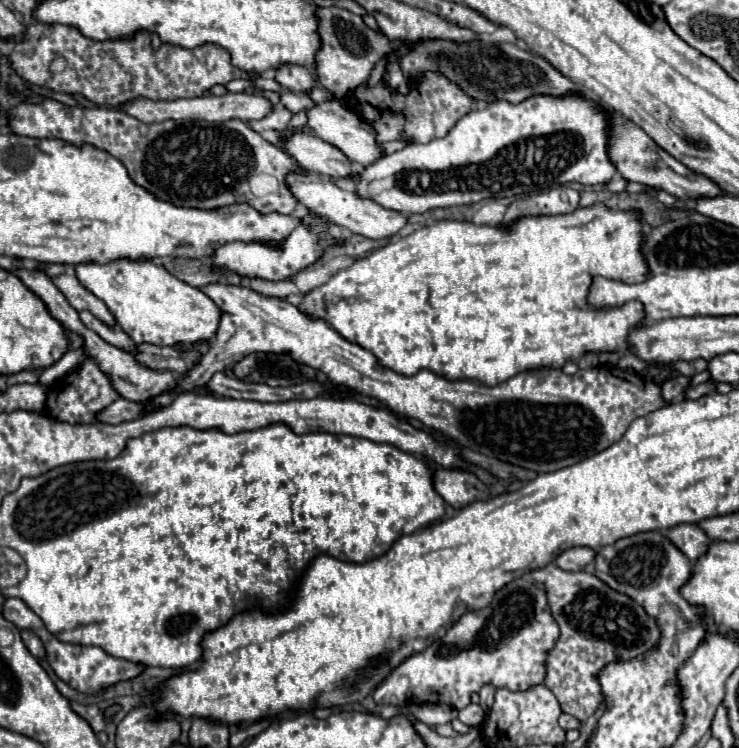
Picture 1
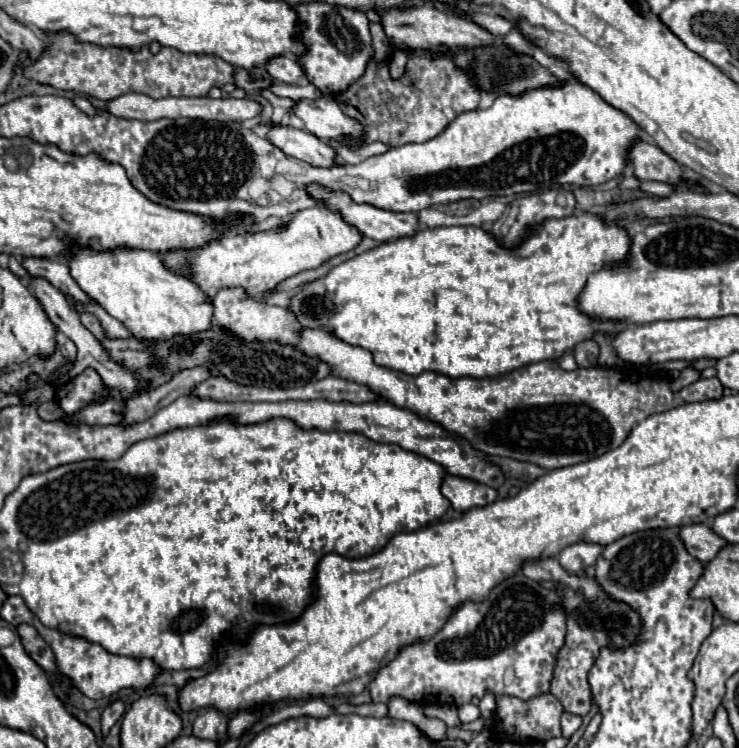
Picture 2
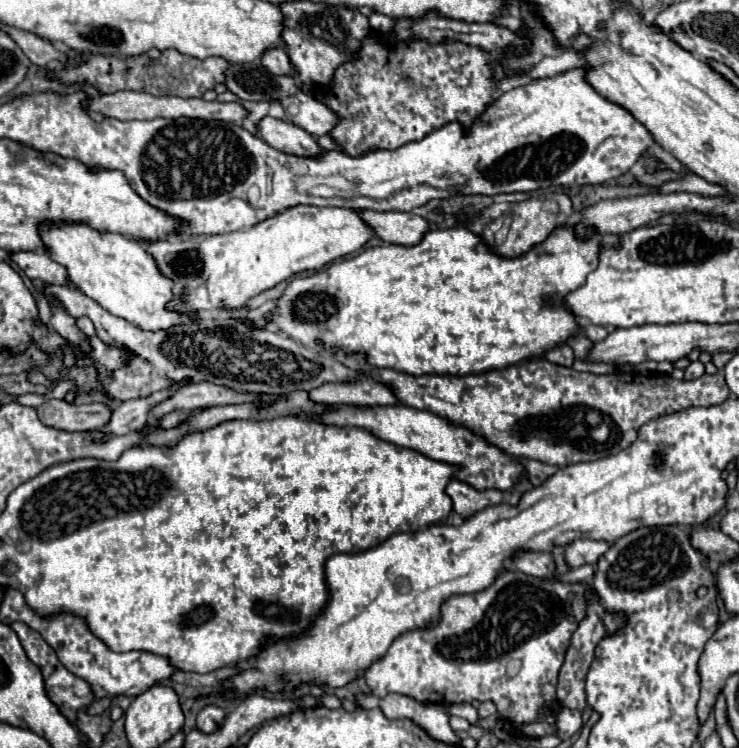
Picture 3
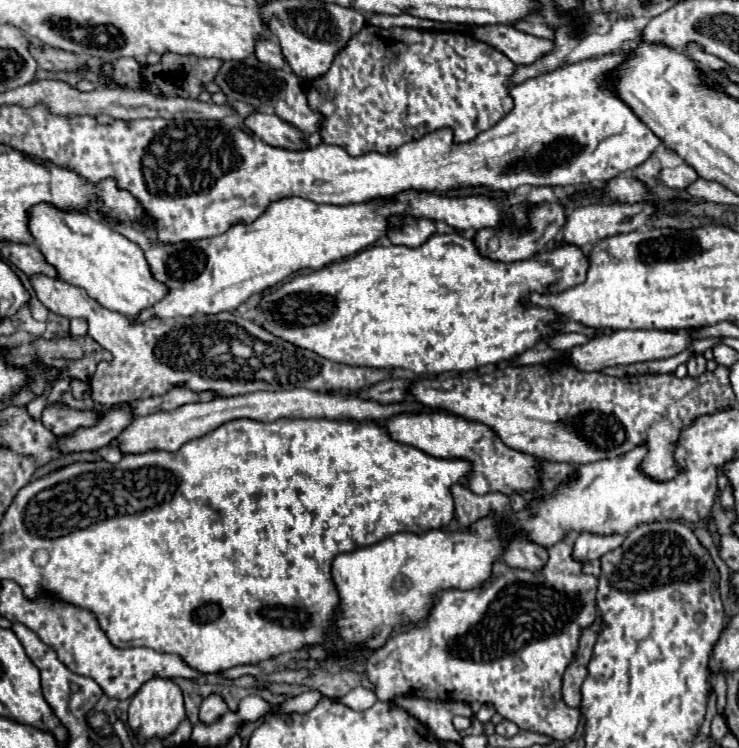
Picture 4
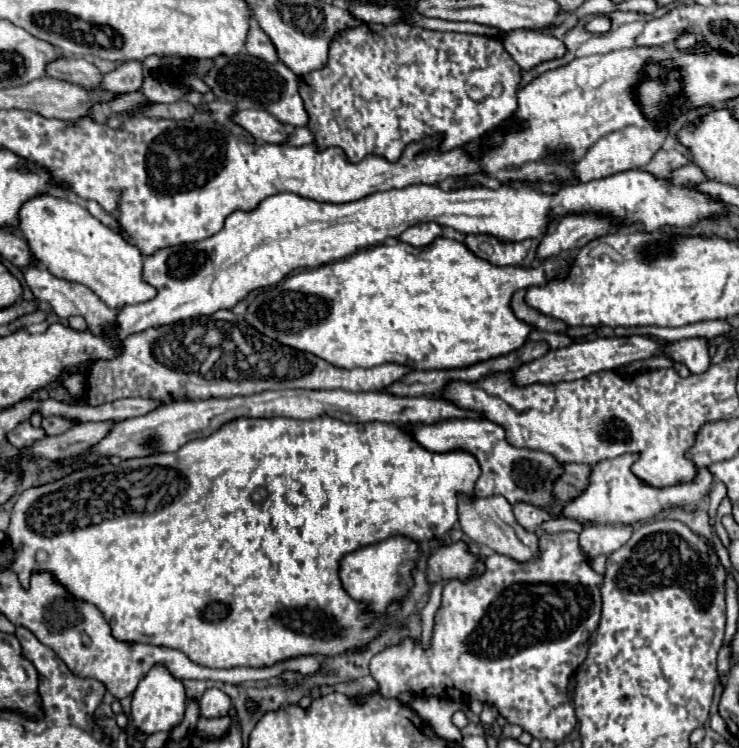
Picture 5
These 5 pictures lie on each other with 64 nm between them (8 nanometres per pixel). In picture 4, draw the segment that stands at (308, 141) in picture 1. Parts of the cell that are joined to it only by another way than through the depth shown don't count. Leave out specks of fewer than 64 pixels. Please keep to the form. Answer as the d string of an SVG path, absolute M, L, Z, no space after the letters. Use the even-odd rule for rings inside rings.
M254 112L254 114L246 116L244 124L252 130L254 136L258 136L260 140L264 140L270 146L288 148L288 150L296 150L296 148L306 146L304 134L298 128L290 126L288 122L282 122L276 114Z

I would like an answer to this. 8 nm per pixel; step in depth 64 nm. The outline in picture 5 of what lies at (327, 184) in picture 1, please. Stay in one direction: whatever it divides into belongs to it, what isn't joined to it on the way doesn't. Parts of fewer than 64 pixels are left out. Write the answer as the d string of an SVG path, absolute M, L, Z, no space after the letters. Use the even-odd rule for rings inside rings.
M424 222L424 224L416 224L410 226L406 232L402 232L402 236L398 240L410 244L410 246L430 246L436 238L442 236L442 226L436 222Z

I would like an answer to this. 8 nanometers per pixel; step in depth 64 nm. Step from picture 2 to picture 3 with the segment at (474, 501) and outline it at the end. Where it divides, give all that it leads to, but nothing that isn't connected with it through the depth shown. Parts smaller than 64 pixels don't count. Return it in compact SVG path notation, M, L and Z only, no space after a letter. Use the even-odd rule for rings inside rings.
M456 478L446 486L446 494L452 498L454 510L464 520L470 518L470 516L474 516L476 512L488 508L488 506L502 504L502 500L504 500L504 494L500 490L484 490L484 492L478 492L472 486L468 486L468 484L464 484L464 482L456 480Z

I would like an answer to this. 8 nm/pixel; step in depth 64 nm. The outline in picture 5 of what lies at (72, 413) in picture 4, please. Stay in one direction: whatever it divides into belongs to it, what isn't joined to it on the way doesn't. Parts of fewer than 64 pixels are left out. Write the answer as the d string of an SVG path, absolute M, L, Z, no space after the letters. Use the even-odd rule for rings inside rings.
M50 416L50 418L42 420L42 430L46 432L46 436L56 436L56 434L66 432L72 424L74 422L70 422L70 420L64 420L64 418L58 418L58 416Z

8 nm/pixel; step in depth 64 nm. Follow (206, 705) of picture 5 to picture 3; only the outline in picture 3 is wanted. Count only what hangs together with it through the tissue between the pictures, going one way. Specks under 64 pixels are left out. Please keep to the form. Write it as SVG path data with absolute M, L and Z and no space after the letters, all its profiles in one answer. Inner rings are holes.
M214 704L204 706L204 708L200 710L198 718L196 718L198 730L202 730L202 732L214 732L214 730L222 724L224 716L226 716L226 710L224 710L224 708L214 706Z

